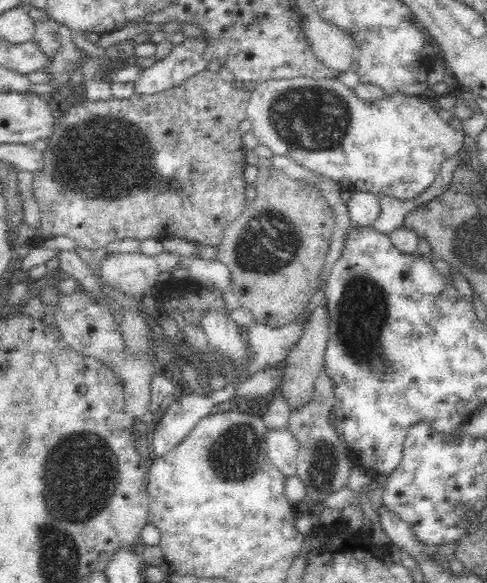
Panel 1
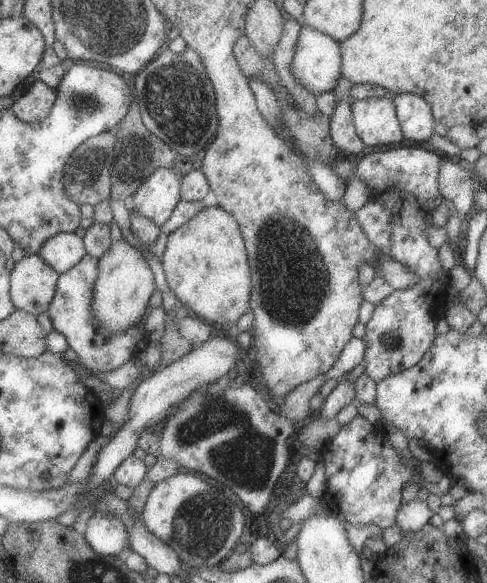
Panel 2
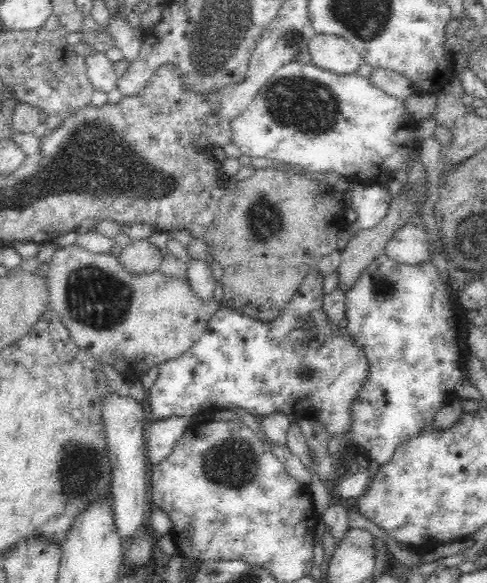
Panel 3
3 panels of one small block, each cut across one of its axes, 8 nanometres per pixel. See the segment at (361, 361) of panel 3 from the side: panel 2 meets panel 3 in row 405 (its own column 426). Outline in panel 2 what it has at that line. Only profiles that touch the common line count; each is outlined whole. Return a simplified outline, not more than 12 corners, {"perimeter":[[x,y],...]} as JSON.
{"perimeter":[[373,152],[354,173],[390,214],[389,258],[417,278],[375,304],[363,375],[414,367],[451,284],[426,231],[443,155]]}

